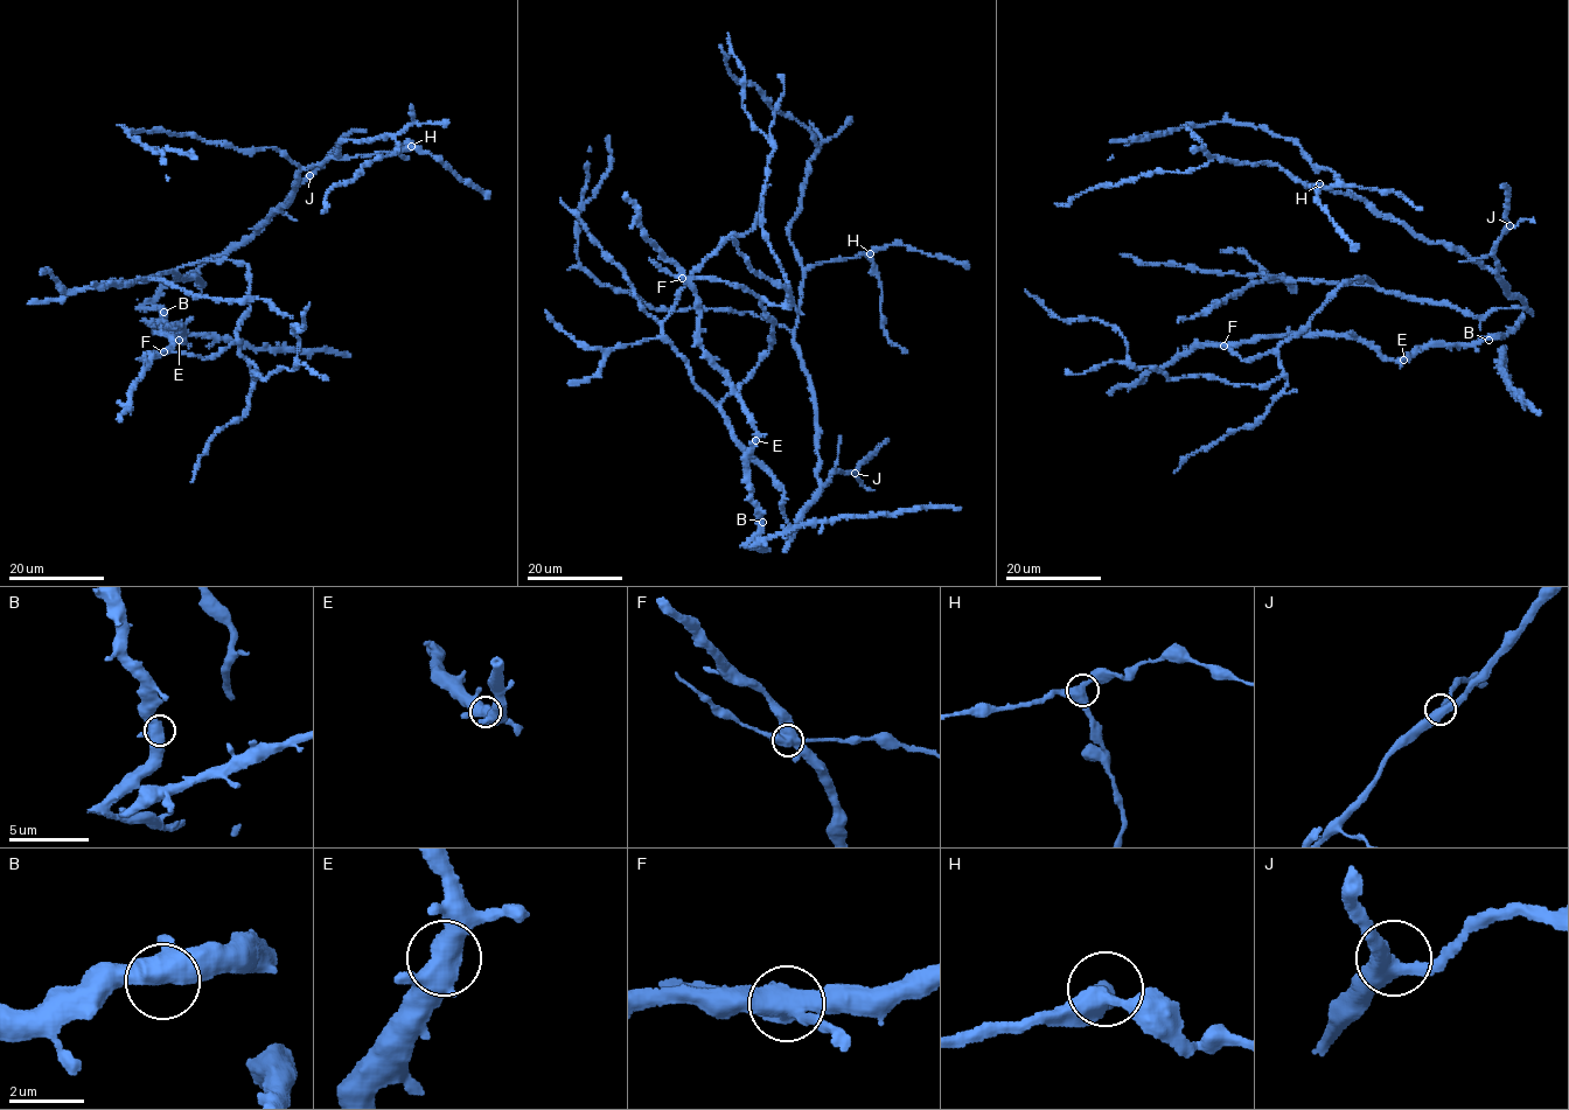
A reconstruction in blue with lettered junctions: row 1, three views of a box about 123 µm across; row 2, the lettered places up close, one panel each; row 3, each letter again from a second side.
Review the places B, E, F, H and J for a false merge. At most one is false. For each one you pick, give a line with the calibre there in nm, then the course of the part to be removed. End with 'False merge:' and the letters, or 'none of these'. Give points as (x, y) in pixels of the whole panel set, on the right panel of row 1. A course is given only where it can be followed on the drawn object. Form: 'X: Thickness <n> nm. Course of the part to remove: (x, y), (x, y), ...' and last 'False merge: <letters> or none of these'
False merge: none of these

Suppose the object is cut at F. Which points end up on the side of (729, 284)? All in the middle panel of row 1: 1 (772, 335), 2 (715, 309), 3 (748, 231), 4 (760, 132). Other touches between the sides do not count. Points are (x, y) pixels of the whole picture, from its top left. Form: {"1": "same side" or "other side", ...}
{"1": "same side", "2": "other side", "3": "other side", "4": "same side"}

